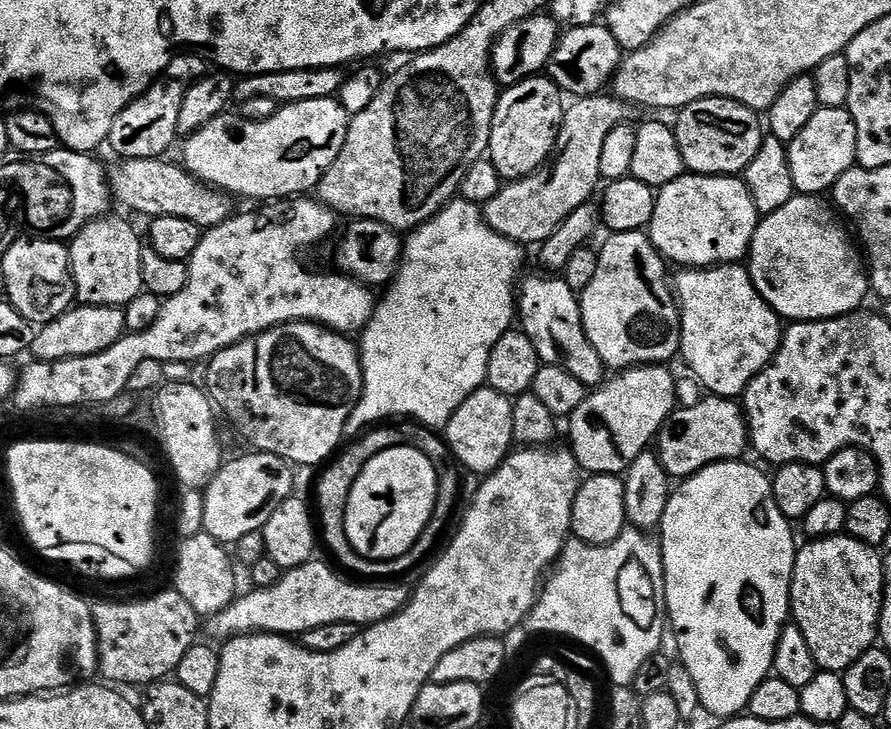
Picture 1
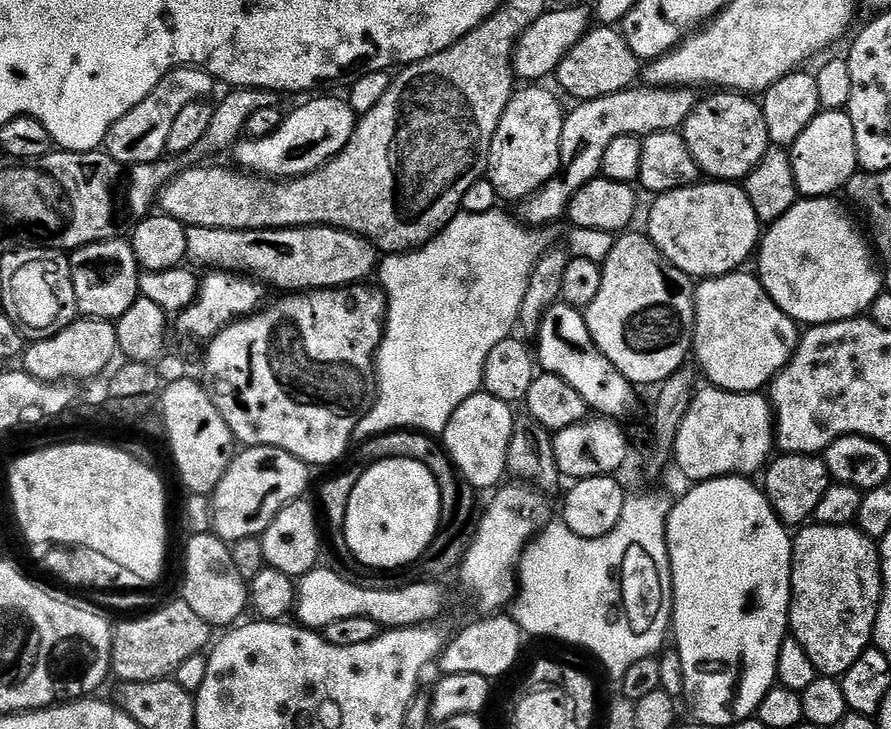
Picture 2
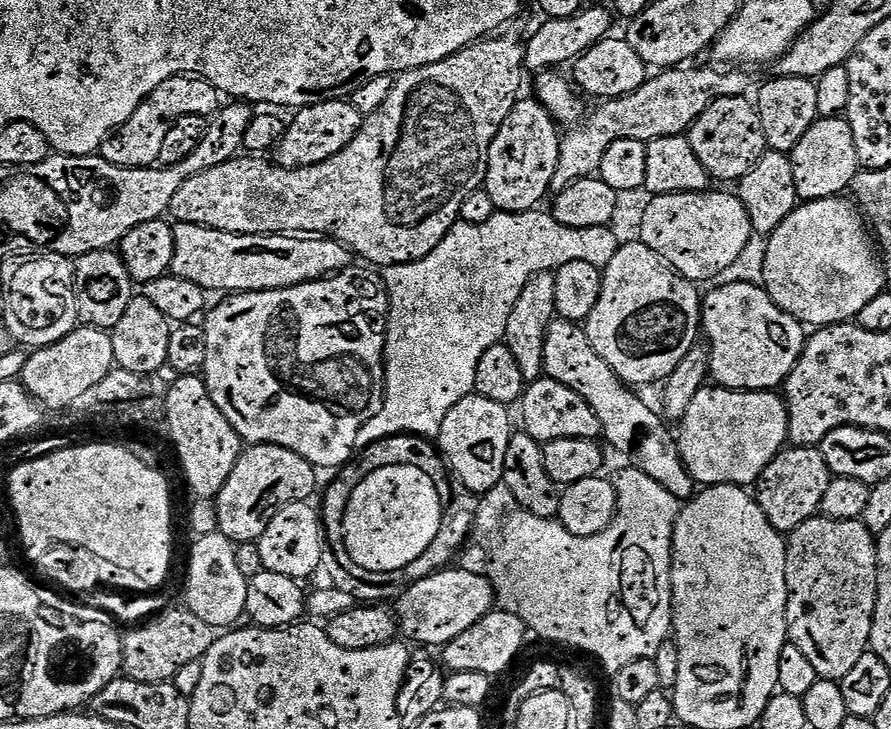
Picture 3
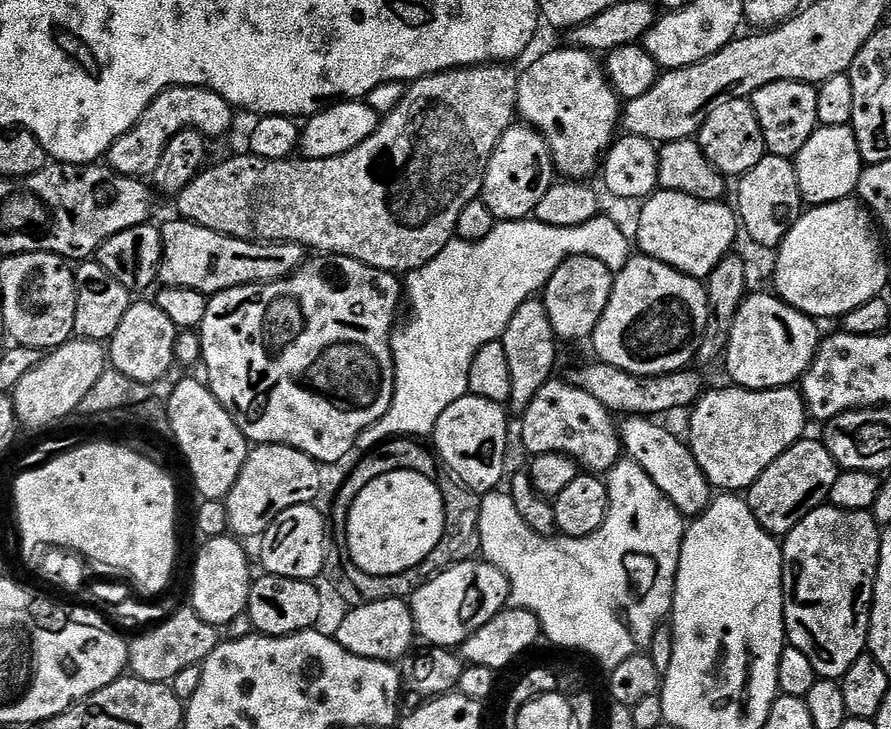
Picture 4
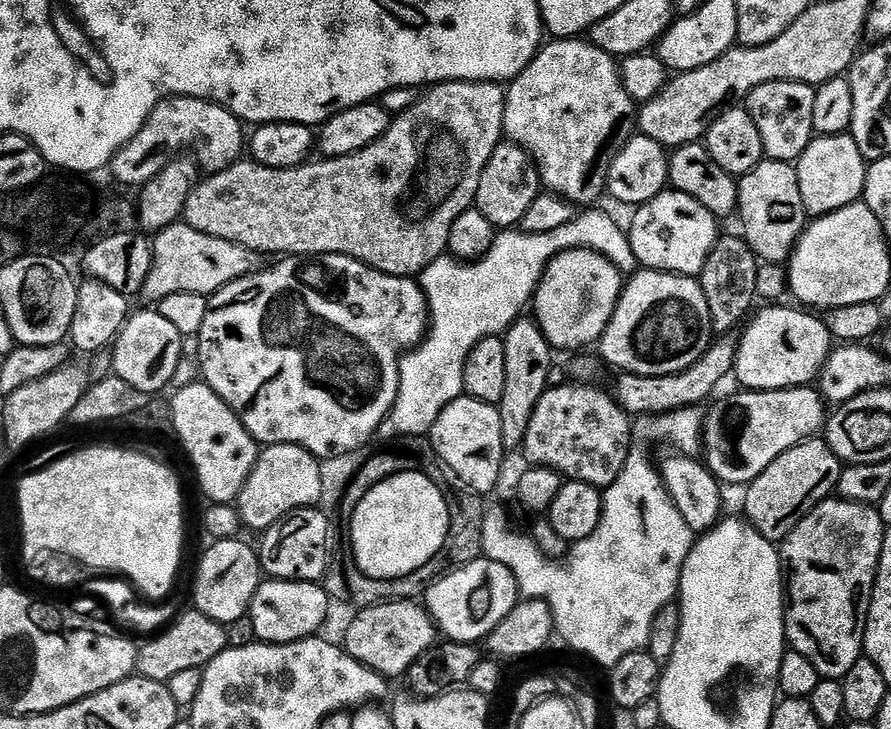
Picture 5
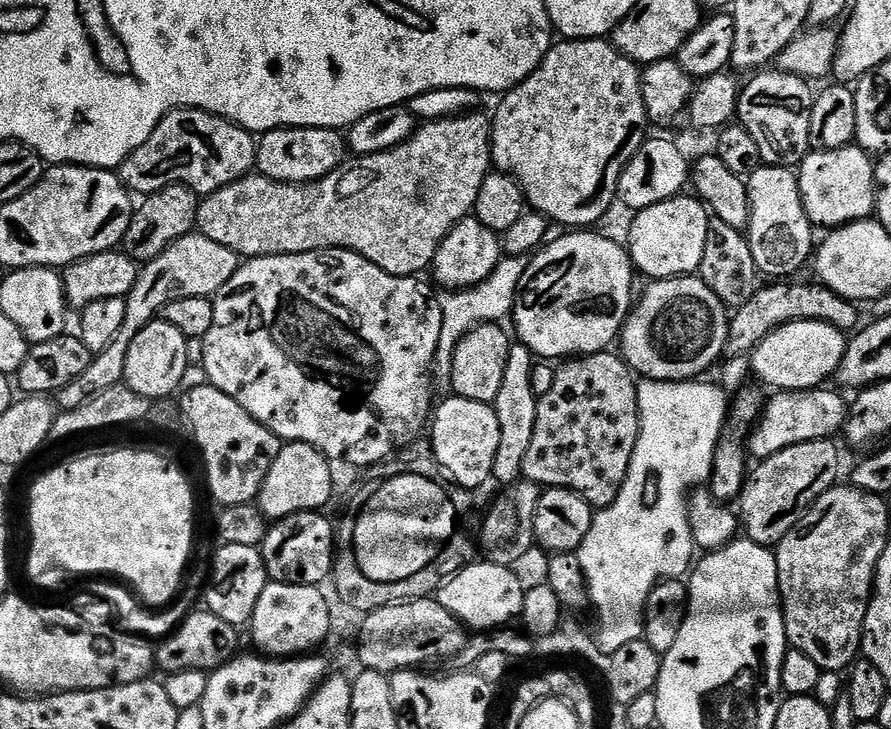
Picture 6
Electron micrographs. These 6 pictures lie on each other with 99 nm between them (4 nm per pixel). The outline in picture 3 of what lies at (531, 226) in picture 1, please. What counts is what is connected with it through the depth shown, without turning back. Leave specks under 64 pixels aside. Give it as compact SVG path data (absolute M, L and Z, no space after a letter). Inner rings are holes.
M715 66L716 68L678 67L661 71L644 81L634 94L619 96L617 100L605 100L600 109L577 123L572 132L560 142L558 170L554 174L553 189L566 190L568 184L599 173L600 159L614 142L637 140L647 144L650 140L685 135L696 119L719 99L744 96L748 91L747 71L736 66Z

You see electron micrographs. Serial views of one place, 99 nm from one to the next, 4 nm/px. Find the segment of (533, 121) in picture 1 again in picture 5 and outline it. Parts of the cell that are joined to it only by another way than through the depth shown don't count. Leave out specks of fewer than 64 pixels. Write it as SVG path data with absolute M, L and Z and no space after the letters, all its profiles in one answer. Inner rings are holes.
M502 142L494 150L486 170L482 170L482 182L478 182L475 207L497 230L512 230L522 222L526 210L534 203L534 198L542 194L542 181L536 163L525 148L511 142Z

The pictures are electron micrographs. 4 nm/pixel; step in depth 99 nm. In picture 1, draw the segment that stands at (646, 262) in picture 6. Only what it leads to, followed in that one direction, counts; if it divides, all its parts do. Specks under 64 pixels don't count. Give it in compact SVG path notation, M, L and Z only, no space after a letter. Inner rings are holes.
M685 174L665 188L656 192L656 205L652 221L648 223L647 234L656 251L665 261L672 260L681 269L715 268L717 264L734 264L743 261L752 246L752 239L762 217L754 206L754 198L750 198L750 190L743 179L736 176L702 176Z

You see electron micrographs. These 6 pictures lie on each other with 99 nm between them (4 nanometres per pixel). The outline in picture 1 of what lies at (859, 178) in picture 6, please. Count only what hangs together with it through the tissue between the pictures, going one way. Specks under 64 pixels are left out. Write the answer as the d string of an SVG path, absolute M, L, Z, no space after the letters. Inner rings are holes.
M847 107L816 109L814 118L806 122L802 134L786 145L790 162L790 178L794 178L797 193L805 196L820 196L827 193L856 163L856 147L858 134L854 126L854 118Z

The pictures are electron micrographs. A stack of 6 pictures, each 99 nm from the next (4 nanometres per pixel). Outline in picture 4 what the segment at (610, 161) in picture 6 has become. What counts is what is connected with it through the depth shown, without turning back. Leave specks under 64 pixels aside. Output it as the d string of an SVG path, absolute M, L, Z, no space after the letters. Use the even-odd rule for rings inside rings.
M563 46L557 52L548 52L540 56L528 69L518 76L516 91L516 110L519 119L527 127L536 129L540 137L548 144L552 162L561 177L572 182L584 182L601 171L602 157L612 147L618 136L618 121L622 116L622 101L612 85L608 83L605 69L595 55L582 48Z

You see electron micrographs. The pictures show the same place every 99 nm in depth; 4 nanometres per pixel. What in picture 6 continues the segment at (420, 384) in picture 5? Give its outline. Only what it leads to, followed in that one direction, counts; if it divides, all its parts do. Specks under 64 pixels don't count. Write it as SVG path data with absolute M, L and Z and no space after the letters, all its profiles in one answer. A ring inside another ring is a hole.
M520 258L501 259L500 265L476 288L452 290L443 297L444 321L442 322L442 334L440 345L436 351L434 376L437 381L451 381L452 378L452 352L460 338L472 331L477 324L491 324L500 322L516 307L516 298L520 291L520 279L524 276L525 261Z

